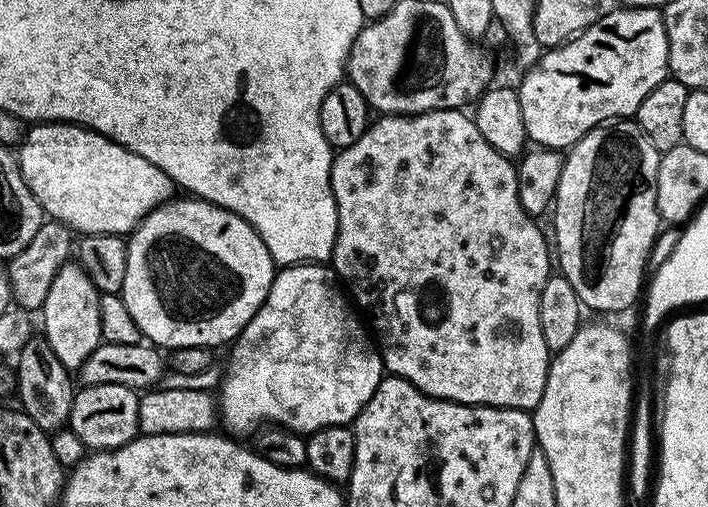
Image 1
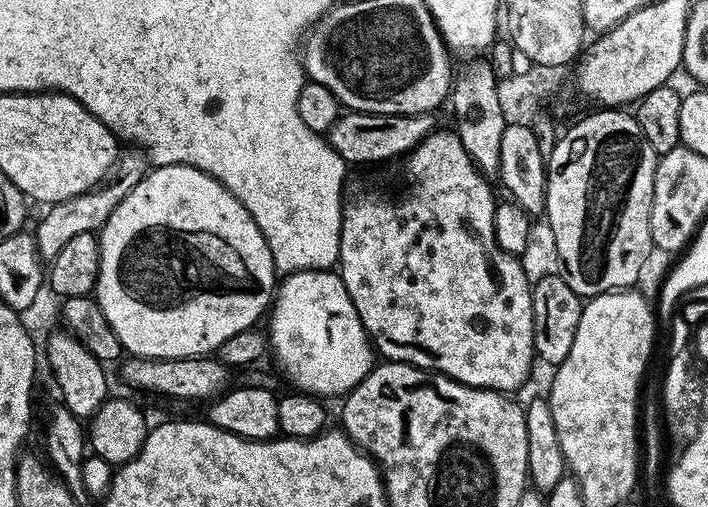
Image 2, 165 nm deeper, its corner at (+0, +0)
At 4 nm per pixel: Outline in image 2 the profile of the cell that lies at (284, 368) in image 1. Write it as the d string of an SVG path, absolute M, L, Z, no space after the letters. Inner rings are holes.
M339 271L293 272L279 281L274 303L270 308L272 321L266 324L271 359L276 359L280 372L298 392L317 398L343 398L371 374L374 367L374 345L364 328L362 318L342 282Z

